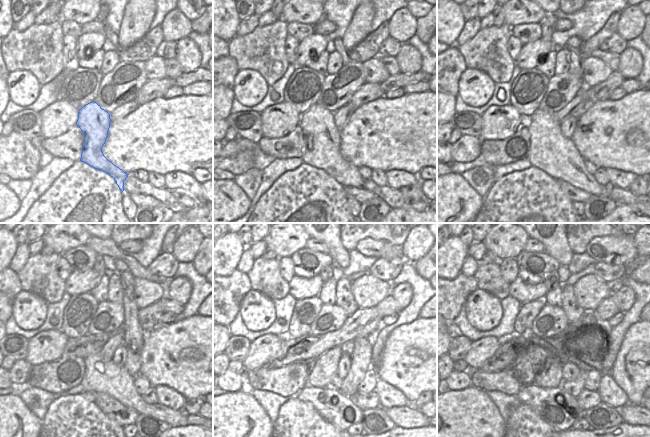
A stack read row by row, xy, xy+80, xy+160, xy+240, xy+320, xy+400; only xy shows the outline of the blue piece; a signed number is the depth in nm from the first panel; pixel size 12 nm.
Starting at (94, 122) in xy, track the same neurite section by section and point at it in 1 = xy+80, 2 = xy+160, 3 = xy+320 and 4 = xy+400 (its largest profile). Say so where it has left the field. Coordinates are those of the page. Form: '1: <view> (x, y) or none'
1: xy+80 (321, 149)
2: xy+160 (550, 151)
3: xy+320 (407, 416)
4: xy+400 (633, 414)

